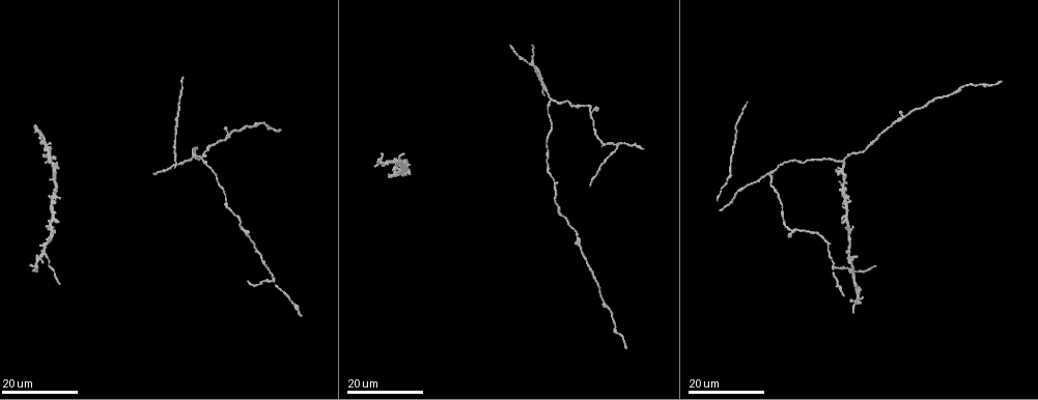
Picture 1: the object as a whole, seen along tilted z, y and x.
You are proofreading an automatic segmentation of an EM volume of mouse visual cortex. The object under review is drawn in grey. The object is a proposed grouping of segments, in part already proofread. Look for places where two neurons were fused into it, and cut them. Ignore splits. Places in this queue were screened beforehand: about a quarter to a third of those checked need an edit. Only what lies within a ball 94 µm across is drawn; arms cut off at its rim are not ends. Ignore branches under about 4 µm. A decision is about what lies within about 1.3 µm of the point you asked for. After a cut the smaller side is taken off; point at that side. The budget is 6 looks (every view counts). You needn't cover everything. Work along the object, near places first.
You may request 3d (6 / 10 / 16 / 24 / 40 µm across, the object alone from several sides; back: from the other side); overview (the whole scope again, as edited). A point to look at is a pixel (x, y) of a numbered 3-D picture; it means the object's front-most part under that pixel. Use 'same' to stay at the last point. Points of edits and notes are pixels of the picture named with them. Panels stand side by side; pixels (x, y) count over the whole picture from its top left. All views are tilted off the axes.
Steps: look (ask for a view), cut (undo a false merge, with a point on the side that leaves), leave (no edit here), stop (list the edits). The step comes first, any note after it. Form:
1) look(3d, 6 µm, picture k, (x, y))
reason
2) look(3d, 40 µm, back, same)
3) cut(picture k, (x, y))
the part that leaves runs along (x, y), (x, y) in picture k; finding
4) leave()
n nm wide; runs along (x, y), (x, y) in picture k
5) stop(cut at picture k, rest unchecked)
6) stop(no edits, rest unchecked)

look(3d, 16 µm, picture 1, (197, 155))
arms part here

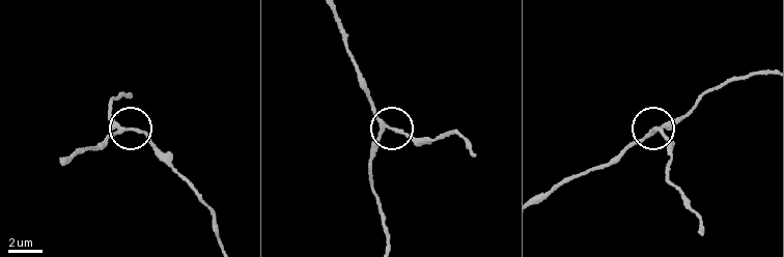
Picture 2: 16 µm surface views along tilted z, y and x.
look(3d, 6 µm, picture 2, (387, 126))
closer look

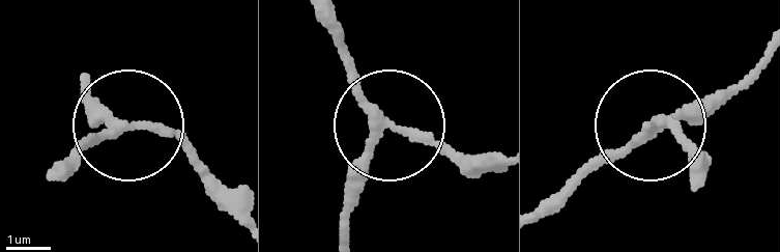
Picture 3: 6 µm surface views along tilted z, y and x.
look(3d, 6 µm, back, picture 3, (132, 125))

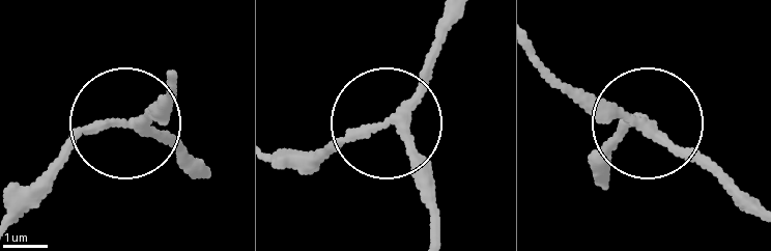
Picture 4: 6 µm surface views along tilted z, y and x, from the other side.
leave()
runs along (434, 230), (429, 180), (390, 124), (460, 22) in picture 4; all the same neuron

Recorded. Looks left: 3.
look(3d, 16 µm, picture 1, (273, 281))
three-way junction

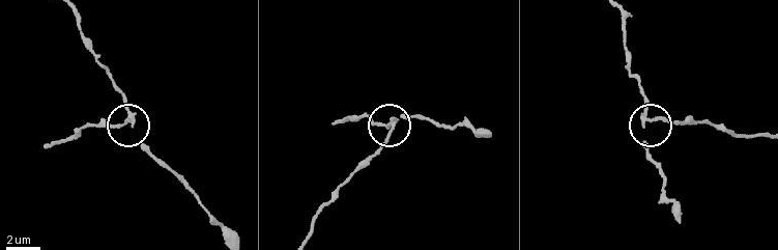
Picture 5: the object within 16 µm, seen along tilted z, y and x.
look(3d, 6 µm, picture 5, (647, 119))

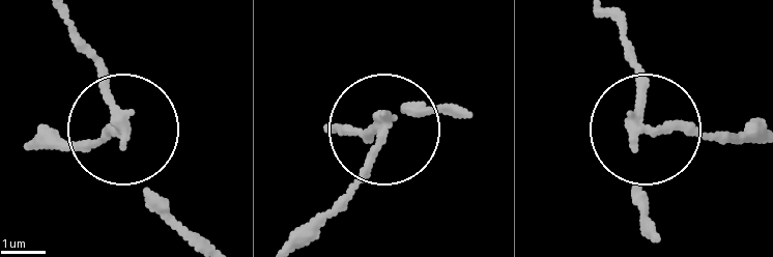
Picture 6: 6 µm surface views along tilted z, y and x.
cut(picture 6, (93, 143))
3 arms; the part that leaves runs along (120, 133), (49, 148) in picture 6; a second neuron is stuck on

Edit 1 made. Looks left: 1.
stop(cut at picture 6, rest unchecked)

